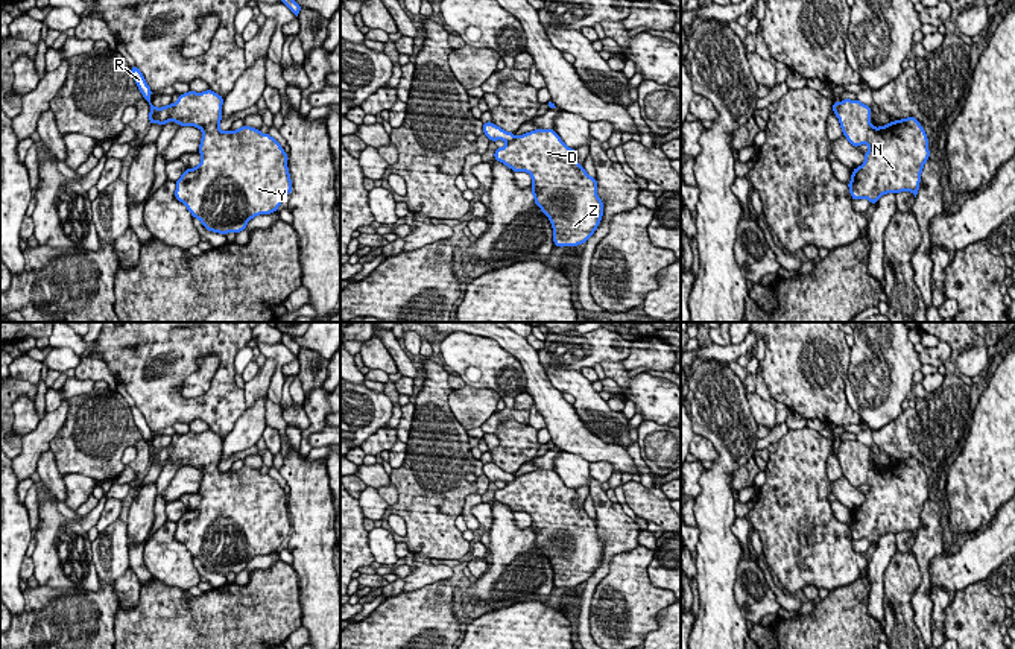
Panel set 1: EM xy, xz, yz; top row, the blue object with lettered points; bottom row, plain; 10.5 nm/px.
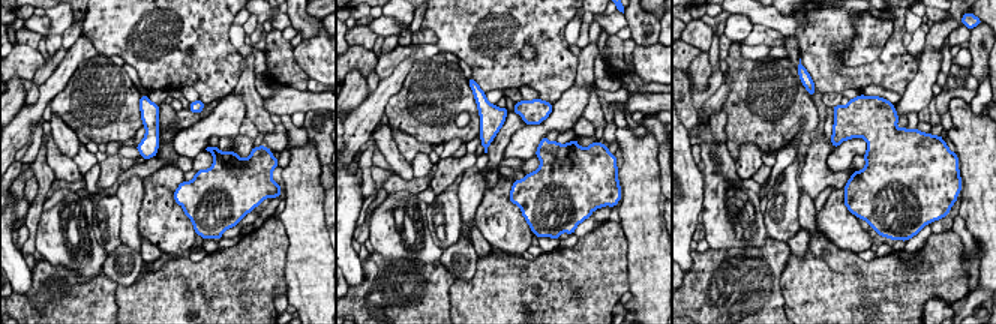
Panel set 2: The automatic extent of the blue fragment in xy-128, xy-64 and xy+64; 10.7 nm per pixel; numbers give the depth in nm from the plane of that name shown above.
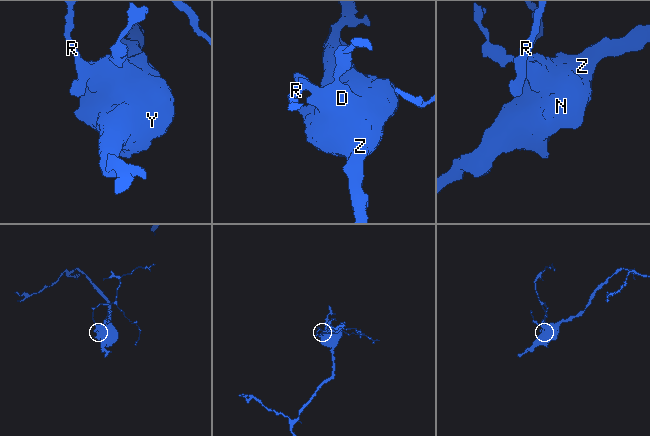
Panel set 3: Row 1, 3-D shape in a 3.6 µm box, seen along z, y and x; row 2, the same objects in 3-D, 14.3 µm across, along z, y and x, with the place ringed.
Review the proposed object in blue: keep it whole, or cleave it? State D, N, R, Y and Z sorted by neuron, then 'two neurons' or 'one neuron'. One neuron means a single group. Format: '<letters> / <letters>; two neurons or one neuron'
D N Y Z / R; two neurons

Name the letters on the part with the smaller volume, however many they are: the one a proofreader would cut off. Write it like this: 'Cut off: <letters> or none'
Cut off: R

